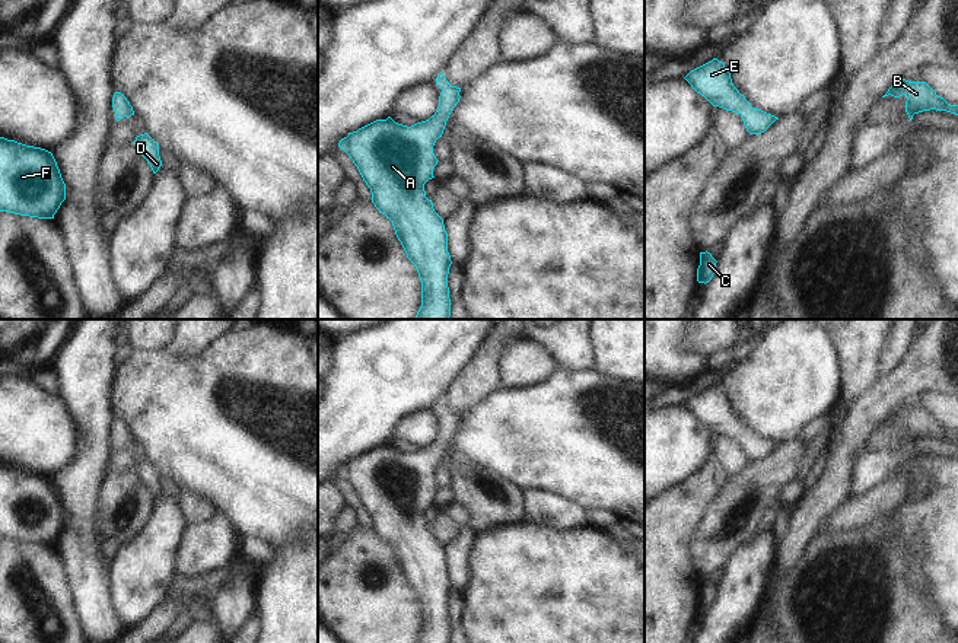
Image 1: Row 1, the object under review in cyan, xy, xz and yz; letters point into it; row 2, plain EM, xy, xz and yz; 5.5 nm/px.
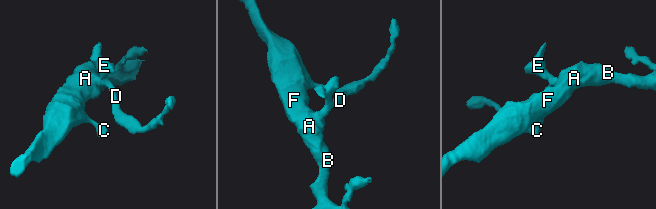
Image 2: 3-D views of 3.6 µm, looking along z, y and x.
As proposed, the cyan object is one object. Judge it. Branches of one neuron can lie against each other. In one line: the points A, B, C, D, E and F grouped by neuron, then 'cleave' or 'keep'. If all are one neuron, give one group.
A B C D E F; keep

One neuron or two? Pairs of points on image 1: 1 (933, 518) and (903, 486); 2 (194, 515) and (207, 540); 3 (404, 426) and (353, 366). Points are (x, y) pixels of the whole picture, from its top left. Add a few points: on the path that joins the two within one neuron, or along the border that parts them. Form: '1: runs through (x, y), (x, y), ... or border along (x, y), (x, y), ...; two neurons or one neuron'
1: border along (922, 473), (929, 487), (909, 493), (888, 513); two neurons
2: border along (216, 511), (207, 519), (188, 525); two neurons
3: border along (432, 408), (420, 408), (406, 416), (394, 435); two neurons

